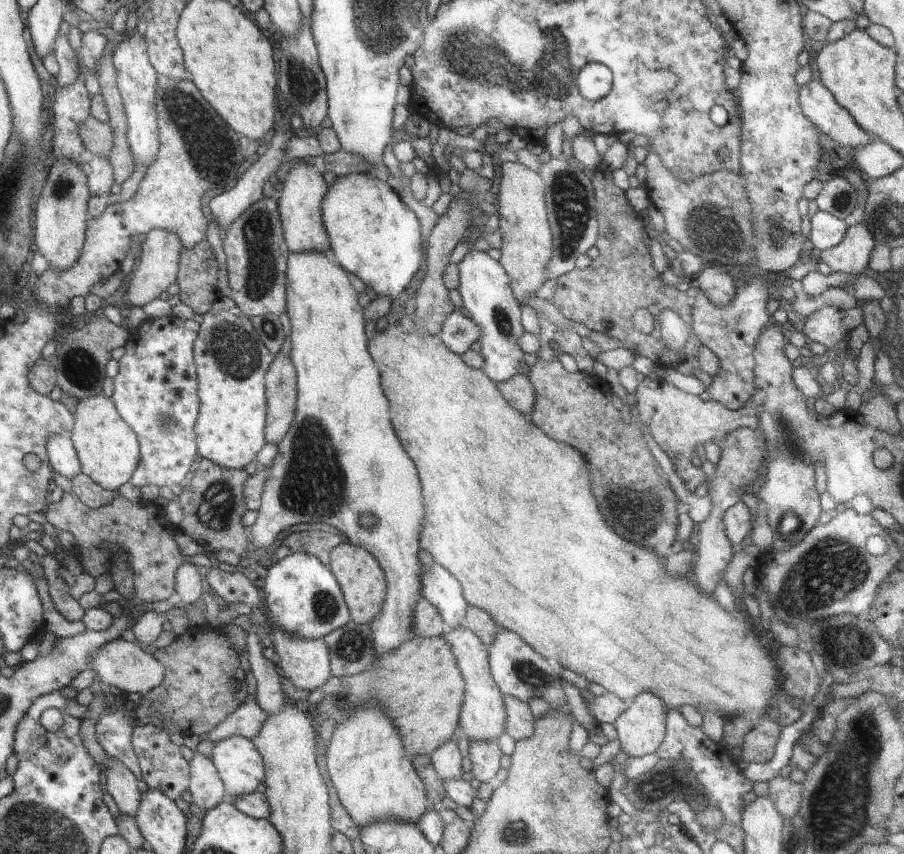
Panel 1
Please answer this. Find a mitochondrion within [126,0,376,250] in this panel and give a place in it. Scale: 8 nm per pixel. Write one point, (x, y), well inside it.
(209, 148)

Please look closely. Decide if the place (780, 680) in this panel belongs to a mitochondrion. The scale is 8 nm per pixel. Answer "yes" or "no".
no

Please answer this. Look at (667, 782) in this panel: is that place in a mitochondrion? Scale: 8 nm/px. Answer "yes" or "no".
yes

